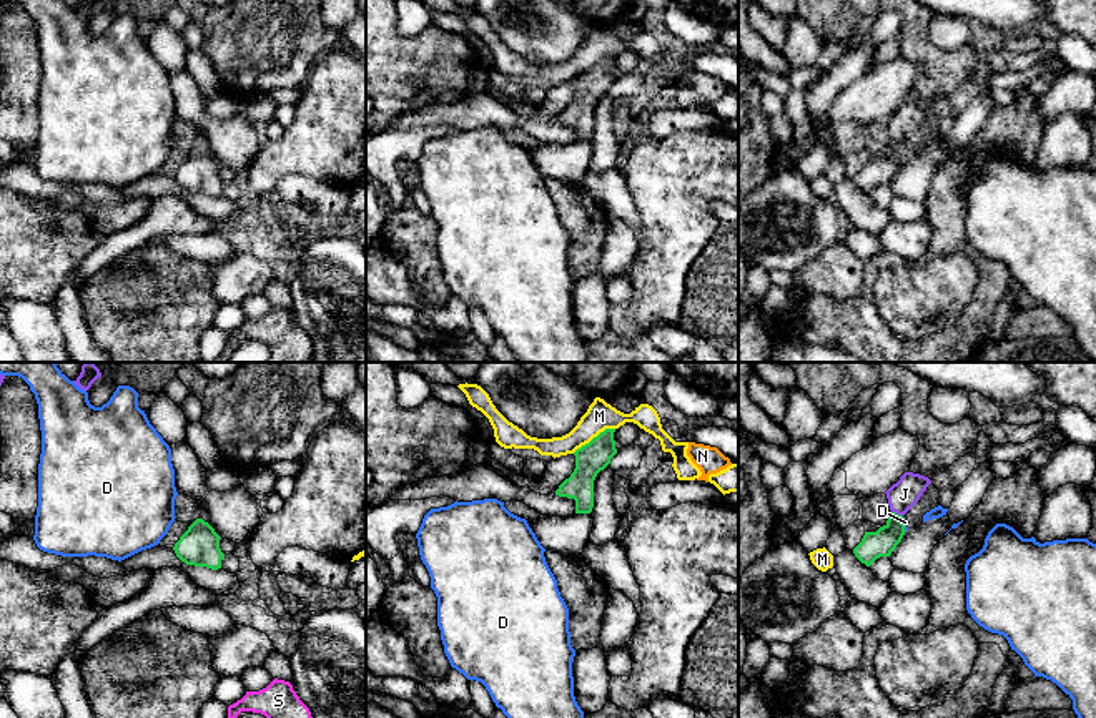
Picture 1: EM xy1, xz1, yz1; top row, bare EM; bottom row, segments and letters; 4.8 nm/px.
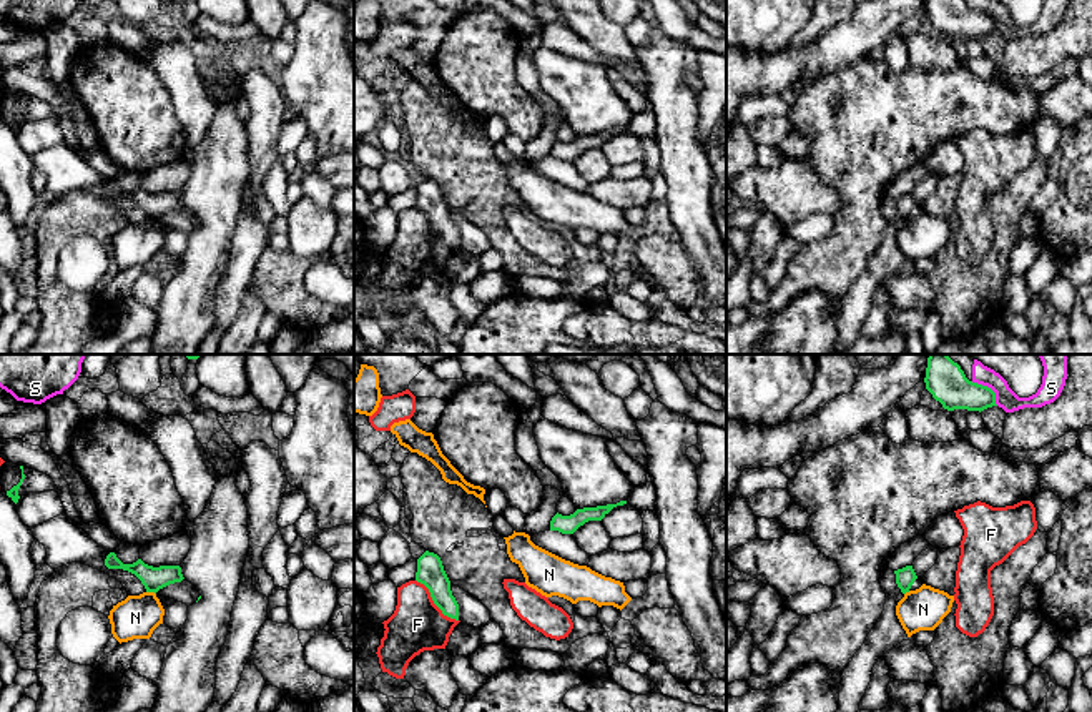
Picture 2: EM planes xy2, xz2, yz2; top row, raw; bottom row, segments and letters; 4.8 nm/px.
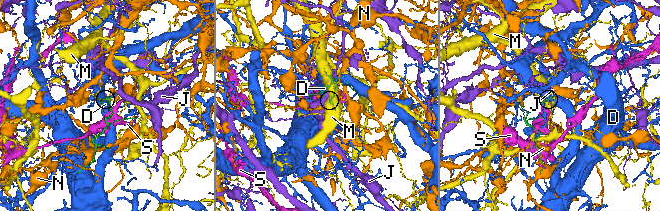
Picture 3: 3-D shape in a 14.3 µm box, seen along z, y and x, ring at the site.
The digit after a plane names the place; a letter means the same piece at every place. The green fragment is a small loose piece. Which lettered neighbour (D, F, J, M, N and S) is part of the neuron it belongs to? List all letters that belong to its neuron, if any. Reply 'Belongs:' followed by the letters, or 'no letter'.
Belongs: J

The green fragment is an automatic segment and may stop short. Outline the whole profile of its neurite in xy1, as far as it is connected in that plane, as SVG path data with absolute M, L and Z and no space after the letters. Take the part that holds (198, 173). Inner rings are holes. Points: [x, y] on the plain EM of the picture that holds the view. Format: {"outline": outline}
{"outline": "M196 146L175 171L176 184L186 193L221 196L225 181L220 176L220 163L203 146Z"}

